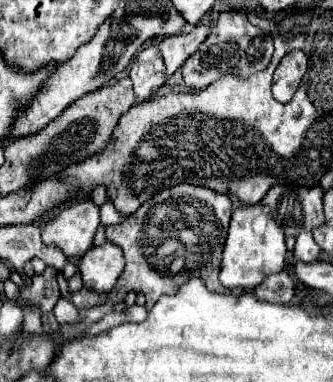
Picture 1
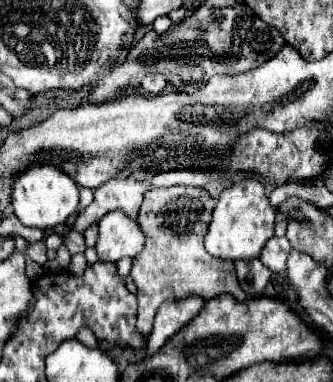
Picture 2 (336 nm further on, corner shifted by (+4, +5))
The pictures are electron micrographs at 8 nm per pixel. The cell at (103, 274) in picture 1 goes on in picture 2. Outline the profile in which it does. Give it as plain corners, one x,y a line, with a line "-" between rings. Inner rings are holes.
122,209
110,211
100,221
100,237
96,243
96,251
100,261
116,263
122,257
136,257
146,239
136,219
130,219

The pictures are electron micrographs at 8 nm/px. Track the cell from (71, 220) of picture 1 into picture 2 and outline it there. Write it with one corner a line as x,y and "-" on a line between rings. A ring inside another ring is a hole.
36,163
34,167
26,167
26,171
20,171
20,175
16,175
12,185
14,213
26,227
50,229
62,225
74,211
78,211
78,203
78,185
64,171
48,163

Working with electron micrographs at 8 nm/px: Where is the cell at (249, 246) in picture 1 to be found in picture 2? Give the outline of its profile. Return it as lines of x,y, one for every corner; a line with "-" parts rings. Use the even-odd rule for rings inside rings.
246,179
226,187
214,205
212,221
208,225
208,235
204,239
204,247
210,255
238,261
238,259
254,259
260,255
270,237
274,237
274,215
276,209
270,205
266,187
258,181

